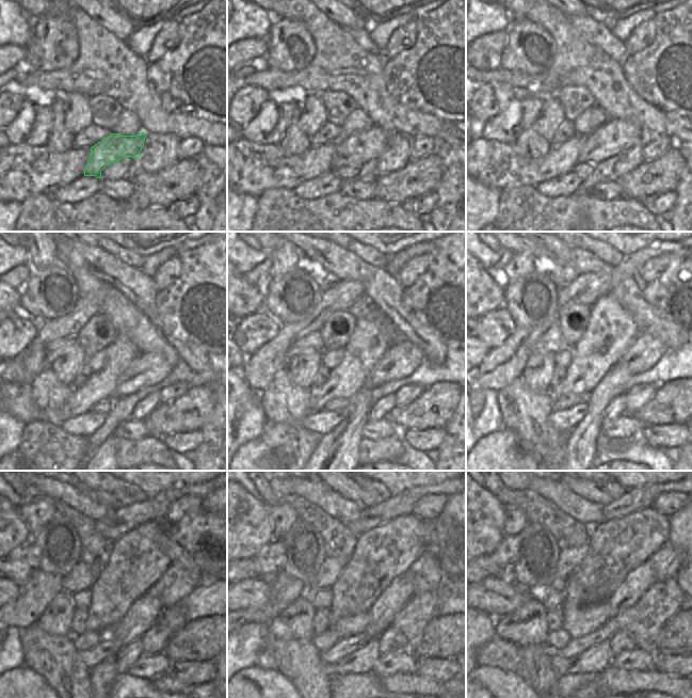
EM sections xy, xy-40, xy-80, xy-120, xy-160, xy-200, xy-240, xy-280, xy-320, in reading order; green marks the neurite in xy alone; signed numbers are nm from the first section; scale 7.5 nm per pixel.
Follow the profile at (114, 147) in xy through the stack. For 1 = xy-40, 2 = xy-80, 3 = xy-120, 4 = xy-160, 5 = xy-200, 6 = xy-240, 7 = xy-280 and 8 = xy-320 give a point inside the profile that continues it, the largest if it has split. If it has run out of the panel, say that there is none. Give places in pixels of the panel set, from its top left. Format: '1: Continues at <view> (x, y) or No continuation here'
1: Continues at xy-40 (357, 148)
2: Continues at xy-80 (615, 137)
3: Continues at xy-120 (148, 369)
4: Continues at xy-160 (403, 358)
5: Continues at xy-200 (645, 352)
6: Continues at xy-240 (177, 584)
7: Continues at xy-280 (425, 574)
8: Continues at xy-320 (666, 561)

